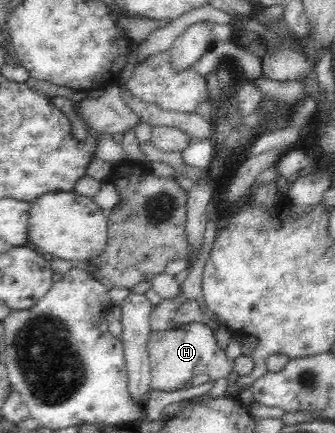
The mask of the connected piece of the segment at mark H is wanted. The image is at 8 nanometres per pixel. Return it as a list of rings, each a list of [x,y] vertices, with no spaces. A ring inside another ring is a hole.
[[[192,322],[178,325],[168,332],[156,332],[149,334],[148,353],[150,353],[150,370],[152,373],[152,390],[172,391],[190,382],[195,374],[208,374],[214,380],[227,380],[228,376],[235,372],[234,363],[226,357],[224,350],[218,347],[214,335],[209,327],[202,323]]]

